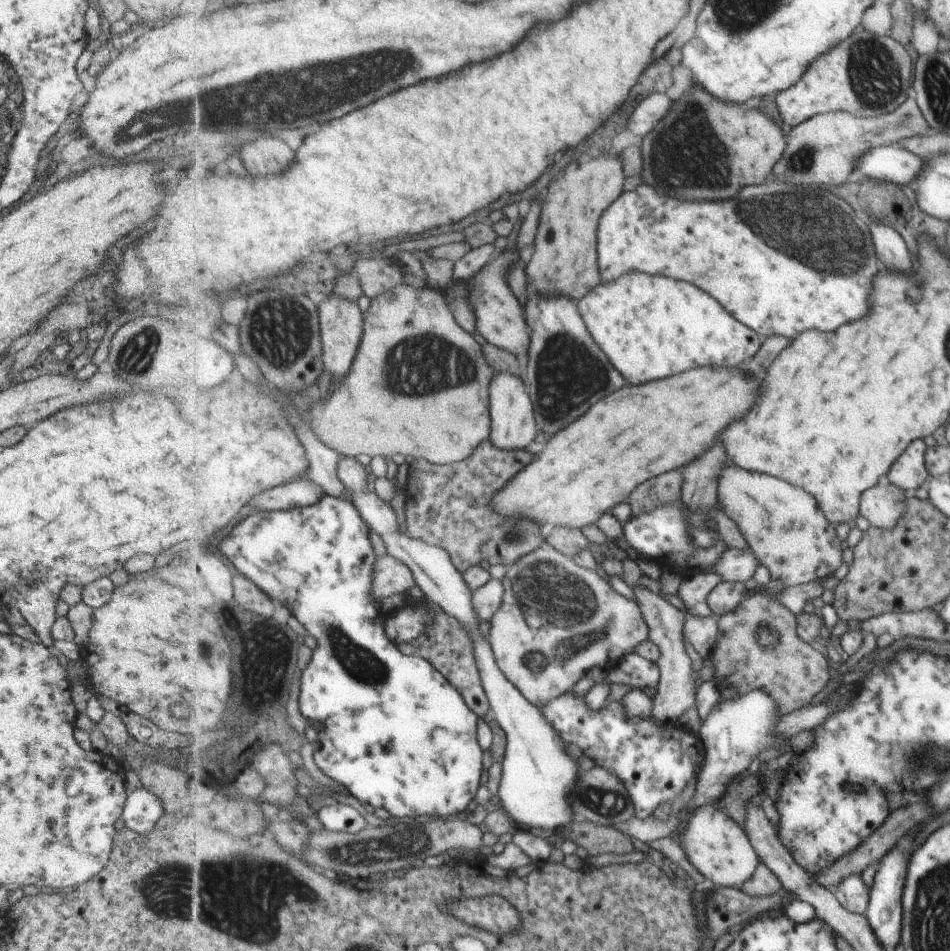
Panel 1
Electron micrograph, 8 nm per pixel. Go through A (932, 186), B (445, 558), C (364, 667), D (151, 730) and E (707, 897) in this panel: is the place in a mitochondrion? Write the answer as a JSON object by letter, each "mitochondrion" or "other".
{"A":"other","B":"other","C":"mitochondrion","D":"other","E":"other"}

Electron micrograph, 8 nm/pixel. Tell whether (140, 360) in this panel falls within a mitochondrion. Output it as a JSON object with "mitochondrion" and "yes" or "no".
{"mitochondrion":"yes"}

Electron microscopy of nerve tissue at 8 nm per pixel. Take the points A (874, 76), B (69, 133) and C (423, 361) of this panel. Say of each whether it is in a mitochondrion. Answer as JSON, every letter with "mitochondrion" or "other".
{"A":"mitochondrion","B":"other","C":"mitochondrion"}

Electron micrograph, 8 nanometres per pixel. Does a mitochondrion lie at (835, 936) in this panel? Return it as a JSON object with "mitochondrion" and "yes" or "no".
{"mitochondrion":"no"}

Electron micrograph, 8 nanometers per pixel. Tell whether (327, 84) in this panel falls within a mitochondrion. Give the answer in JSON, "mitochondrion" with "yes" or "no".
{"mitochondrion":"yes"}

